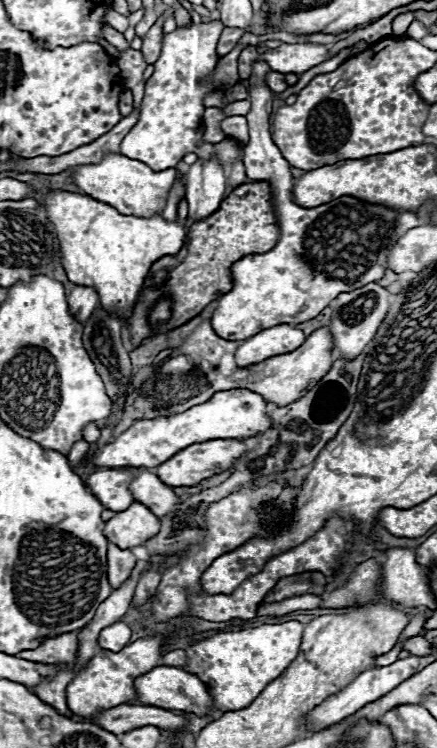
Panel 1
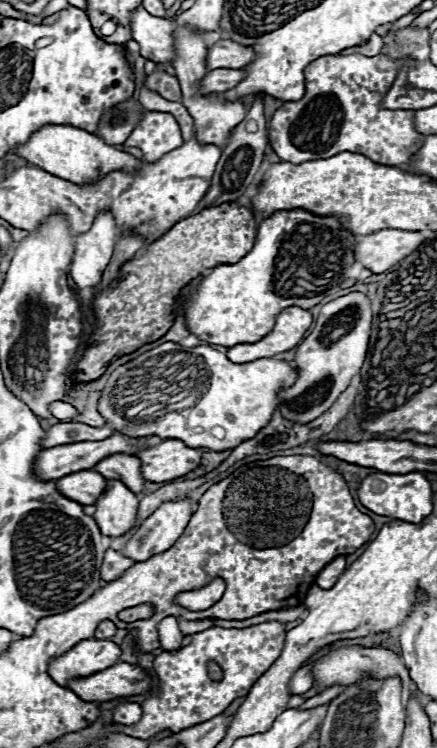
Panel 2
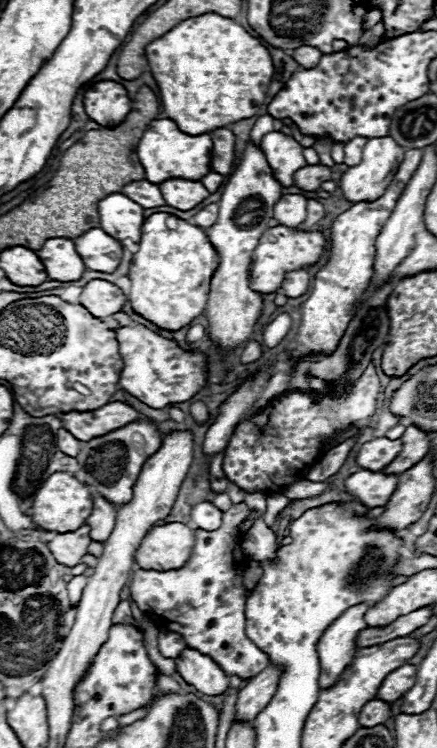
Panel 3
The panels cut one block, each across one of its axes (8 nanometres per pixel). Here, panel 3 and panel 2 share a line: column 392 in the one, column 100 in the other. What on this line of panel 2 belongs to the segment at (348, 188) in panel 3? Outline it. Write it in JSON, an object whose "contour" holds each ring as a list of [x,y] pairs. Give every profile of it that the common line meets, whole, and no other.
{"contour":[[[46,124],[40,130],[36,130],[24,144],[18,144],[12,148],[12,154],[24,158],[30,164],[40,166],[42,170],[72,180],[72,182],[92,182],[94,178],[102,178],[102,174],[108,174],[110,170],[136,170],[140,166],[140,162],[114,148],[114,146],[106,146],[100,138],[96,138],[94,134],[82,130],[82,128],[74,128],[74,126],[64,126],[64,124]]]}

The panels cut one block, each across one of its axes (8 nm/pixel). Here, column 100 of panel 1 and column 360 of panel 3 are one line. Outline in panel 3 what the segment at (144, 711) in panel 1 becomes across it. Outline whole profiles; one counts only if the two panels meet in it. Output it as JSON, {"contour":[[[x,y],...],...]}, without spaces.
{"contour":[[[372,700],[360,710],[358,724],[362,728],[372,728],[372,726],[384,724],[388,718],[390,718],[390,704],[382,700]]]}

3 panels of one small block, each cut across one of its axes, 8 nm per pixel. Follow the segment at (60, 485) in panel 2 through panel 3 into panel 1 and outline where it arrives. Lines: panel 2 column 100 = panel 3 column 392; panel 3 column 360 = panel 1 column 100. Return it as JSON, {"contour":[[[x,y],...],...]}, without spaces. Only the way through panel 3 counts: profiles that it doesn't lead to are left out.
{"contour":[[[98,470],[86,480],[86,488],[102,502],[108,510],[126,510],[134,496],[128,490],[130,478],[134,478],[134,470]]]}

